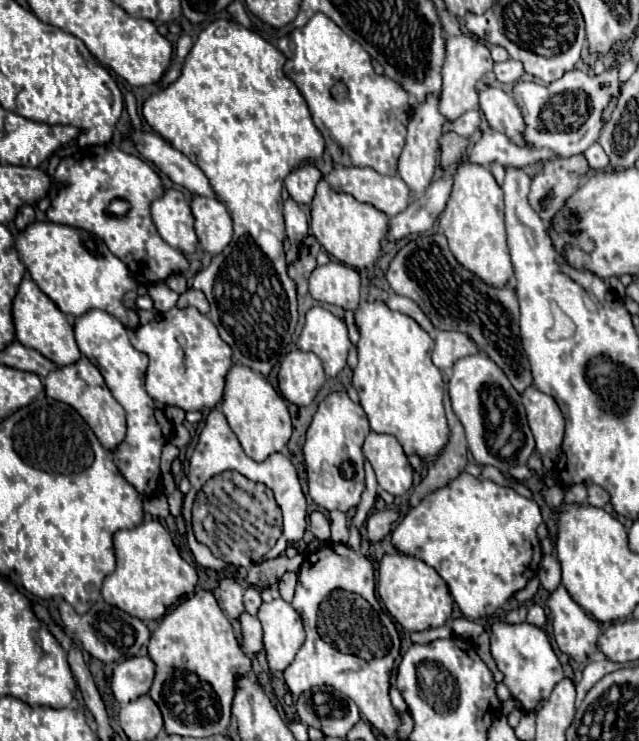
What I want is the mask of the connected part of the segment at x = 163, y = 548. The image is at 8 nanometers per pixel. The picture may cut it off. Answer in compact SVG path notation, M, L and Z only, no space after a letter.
M144 520L132 530L116 532L114 550L116 570L106 576L102 596L108 604L122 608L130 616L138 616L142 622L160 620L180 596L194 592L198 584L196 568L182 560L172 537L156 520Z

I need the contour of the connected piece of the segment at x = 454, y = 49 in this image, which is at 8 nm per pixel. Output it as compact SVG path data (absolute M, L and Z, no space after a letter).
M470 34L446 38L446 60L442 66L442 96L440 96L440 114L444 114L446 120L456 120L464 112L478 108L476 84L488 70L492 70L490 50L478 38Z

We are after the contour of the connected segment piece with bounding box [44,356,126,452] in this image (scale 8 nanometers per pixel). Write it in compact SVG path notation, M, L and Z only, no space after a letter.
M82 356L72 366L52 370L44 378L44 386L46 386L46 394L50 398L60 400L64 404L70 404L86 420L86 424L92 428L92 432L96 434L96 438L100 440L100 444L106 450L112 452L112 450L118 448L118 444L122 444L122 440L126 438L126 414L124 414L124 408L114 400L114 396L110 394L108 386L104 384L104 378L102 378L100 370L88 358Z

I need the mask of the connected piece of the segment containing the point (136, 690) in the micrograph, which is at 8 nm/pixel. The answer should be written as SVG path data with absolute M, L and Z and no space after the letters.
M148 656L122 660L112 674L112 692L118 702L136 700L150 690L154 680L154 662Z

